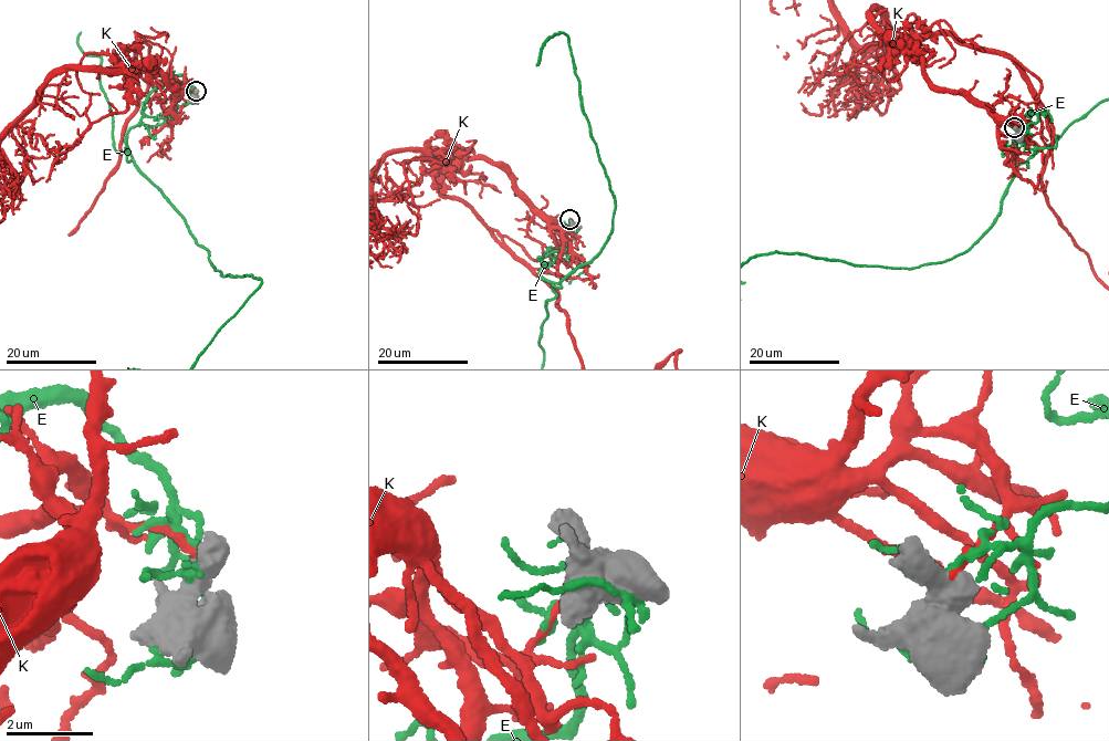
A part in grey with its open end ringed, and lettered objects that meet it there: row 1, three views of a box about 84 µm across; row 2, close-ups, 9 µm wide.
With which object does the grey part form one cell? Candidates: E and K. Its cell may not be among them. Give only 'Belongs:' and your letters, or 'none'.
Belongs: none

